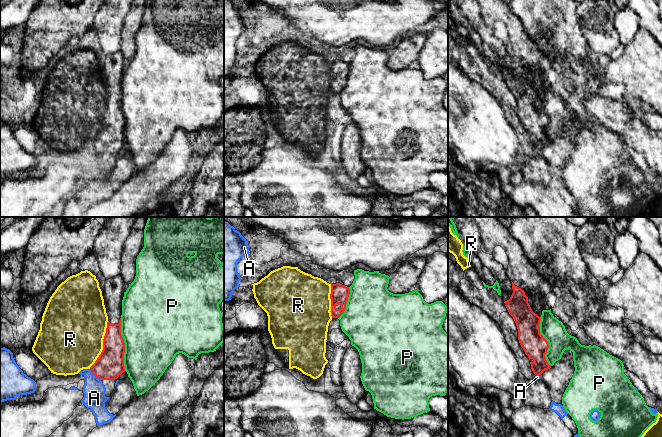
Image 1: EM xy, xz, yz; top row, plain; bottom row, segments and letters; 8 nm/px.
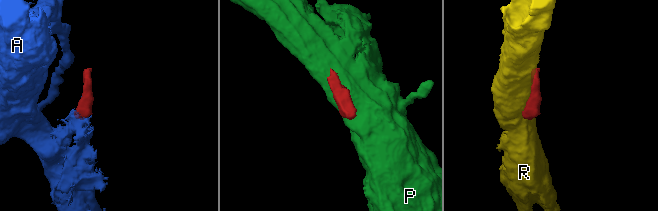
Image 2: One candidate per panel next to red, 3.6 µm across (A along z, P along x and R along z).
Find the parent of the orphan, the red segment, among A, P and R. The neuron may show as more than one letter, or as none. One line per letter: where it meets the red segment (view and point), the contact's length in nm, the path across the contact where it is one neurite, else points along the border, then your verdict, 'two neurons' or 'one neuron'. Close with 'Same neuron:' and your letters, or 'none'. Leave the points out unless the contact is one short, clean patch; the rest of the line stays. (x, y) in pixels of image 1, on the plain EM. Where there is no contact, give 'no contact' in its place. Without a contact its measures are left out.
A: contact xy (94, 150); length 130 nm; border xy (89, 145), (100, 156); two neurons
P: contact xy (124, 120); length 420 nm; two neurons
R: contact xy (103, 121); length 420 nm; two neurons
Same neuron: none

